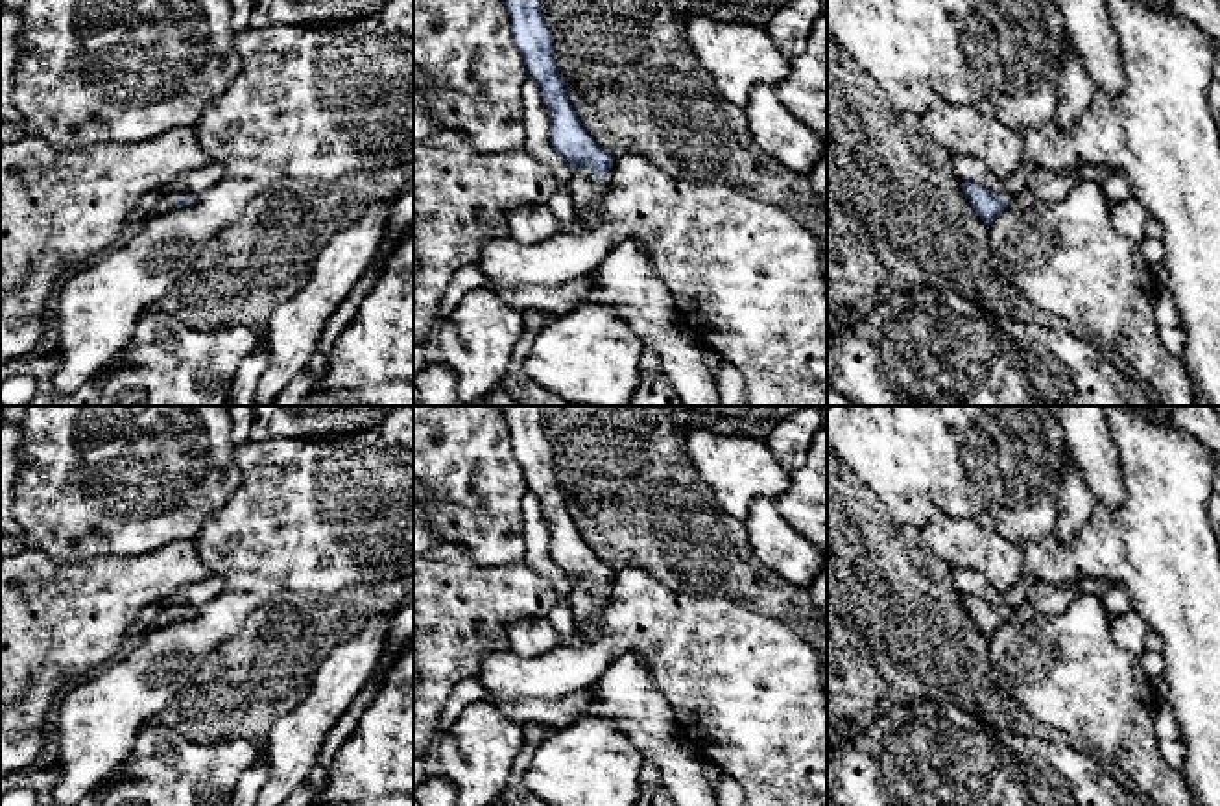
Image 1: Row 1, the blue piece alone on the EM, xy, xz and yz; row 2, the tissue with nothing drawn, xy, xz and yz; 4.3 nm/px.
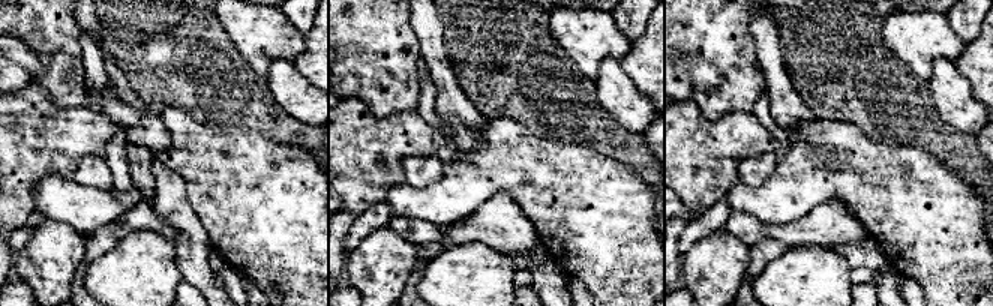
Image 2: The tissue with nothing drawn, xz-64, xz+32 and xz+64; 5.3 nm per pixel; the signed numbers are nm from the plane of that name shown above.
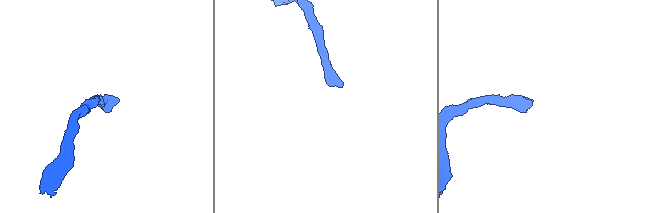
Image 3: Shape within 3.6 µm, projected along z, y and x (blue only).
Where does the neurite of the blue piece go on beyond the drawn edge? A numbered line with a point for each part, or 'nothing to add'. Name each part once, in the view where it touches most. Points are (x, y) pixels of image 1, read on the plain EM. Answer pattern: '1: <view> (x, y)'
1: xz (586, 602)

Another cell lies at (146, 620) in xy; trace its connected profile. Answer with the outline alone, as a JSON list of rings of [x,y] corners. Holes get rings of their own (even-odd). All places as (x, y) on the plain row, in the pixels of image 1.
[[[157,599],[153,603],[148,603],[140,610],[138,618],[127,629],[129,638],[140,638],[142,634],[146,634],[153,627],[157,627],[157,618],[161,614],[161,603],[162,603],[162,599]]]

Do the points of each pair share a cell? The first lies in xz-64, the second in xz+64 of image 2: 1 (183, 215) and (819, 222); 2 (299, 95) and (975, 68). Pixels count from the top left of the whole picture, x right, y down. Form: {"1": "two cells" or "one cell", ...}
{"1": "one cell", "2": "two cells"}

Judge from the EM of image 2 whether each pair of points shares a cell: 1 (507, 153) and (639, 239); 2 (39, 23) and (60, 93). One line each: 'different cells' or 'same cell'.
1: same cell
2: same cell

